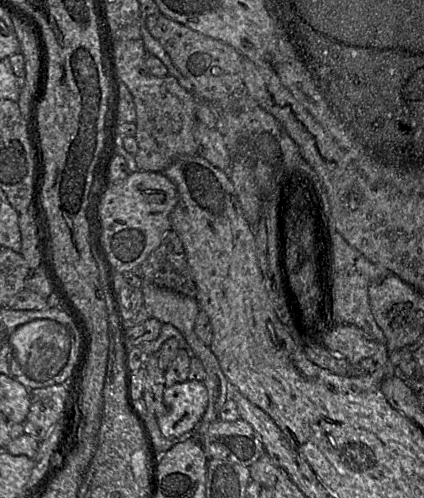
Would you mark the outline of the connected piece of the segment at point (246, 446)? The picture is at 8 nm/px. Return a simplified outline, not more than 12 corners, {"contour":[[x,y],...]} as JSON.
{"contour":[[239,419],[200,421],[207,459],[250,467],[264,447]]}

